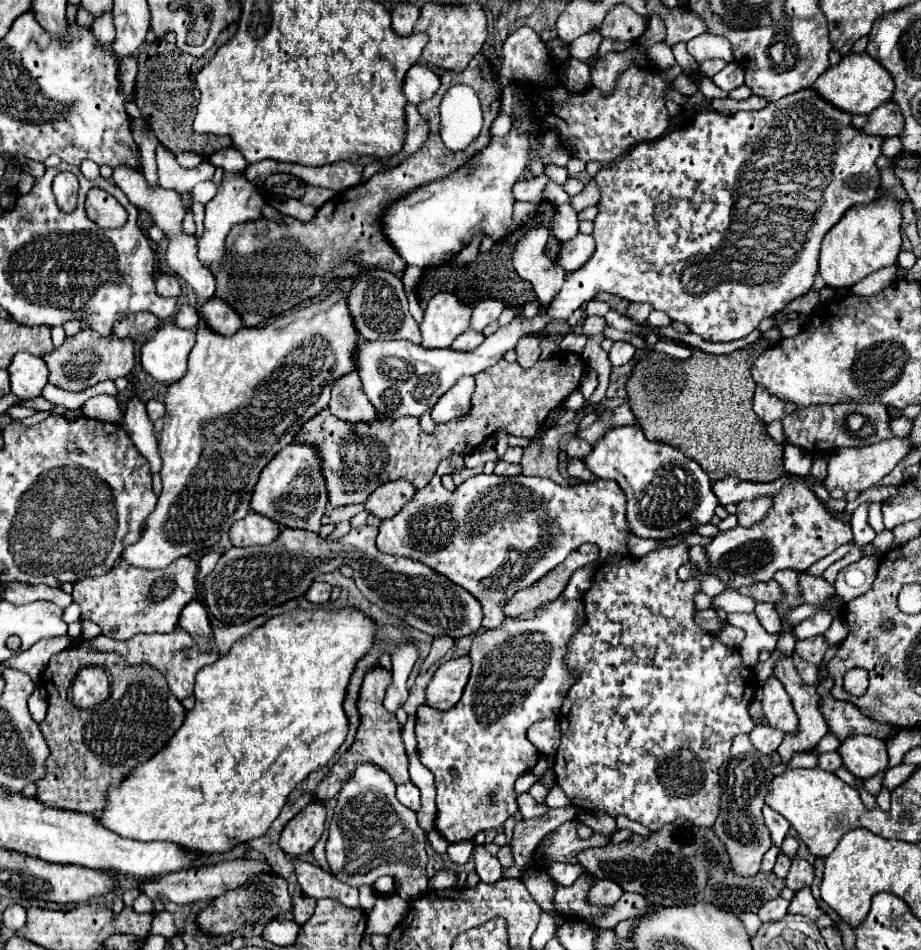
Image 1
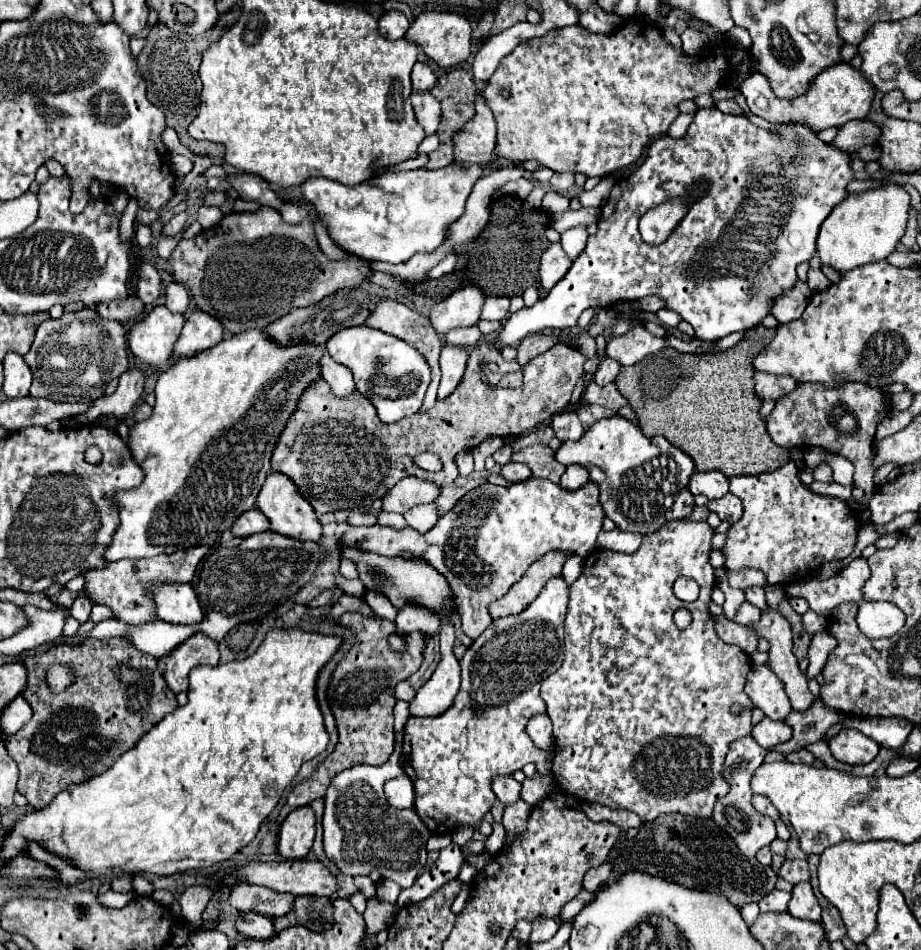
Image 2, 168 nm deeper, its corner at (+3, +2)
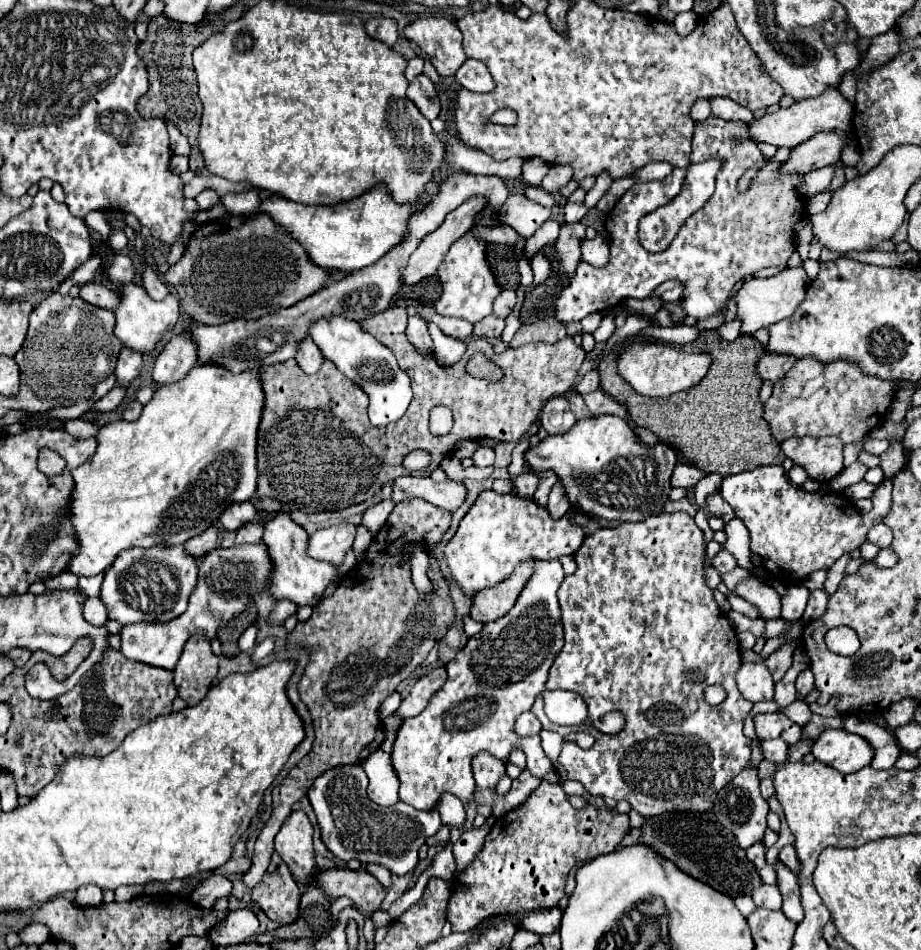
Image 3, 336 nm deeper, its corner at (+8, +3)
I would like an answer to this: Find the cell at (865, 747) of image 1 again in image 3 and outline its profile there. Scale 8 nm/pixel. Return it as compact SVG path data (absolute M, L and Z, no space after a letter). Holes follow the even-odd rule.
M826 729L816 739L812 755L842 773L852 773L870 765L874 751L860 735L848 733L844 729Z

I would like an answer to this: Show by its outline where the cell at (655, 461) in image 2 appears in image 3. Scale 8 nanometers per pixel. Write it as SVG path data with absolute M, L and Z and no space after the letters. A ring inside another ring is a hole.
M598 415L590 419L578 421L568 433L546 437L536 447L524 453L524 459L534 471L556 471L558 479L564 483L566 493L570 497L570 505L578 505L580 511L596 519L602 527L618 527L622 523L638 523L652 515L662 513L662 505L668 501L668 493L672 491L670 477L678 463L676 451L666 443L646 445L642 443L632 427L616 415Z

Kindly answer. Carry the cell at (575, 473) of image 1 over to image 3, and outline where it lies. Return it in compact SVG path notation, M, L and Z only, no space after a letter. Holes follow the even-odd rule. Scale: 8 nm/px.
M556 481L550 491L550 497L548 497L548 509L550 509L552 517L562 517L568 511L568 507L570 507L570 501L564 491L564 485L562 485L562 481Z

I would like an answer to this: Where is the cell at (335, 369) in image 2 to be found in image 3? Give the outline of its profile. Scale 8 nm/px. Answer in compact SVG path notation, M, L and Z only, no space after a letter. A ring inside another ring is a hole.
M308 337L308 341L304 341L304 345L300 345L300 353L296 355L298 365L306 371L306 373L316 373L322 363L324 363L324 355L320 353L320 349L314 345L314 341Z

